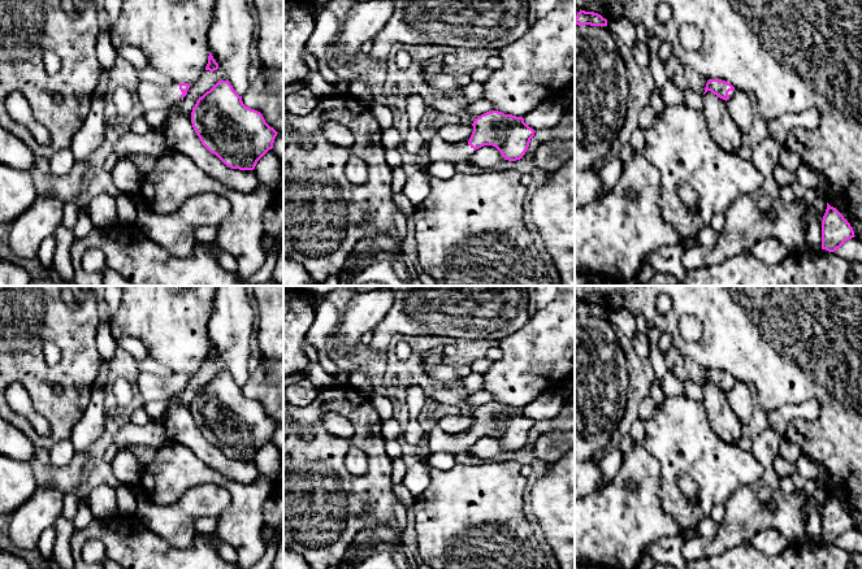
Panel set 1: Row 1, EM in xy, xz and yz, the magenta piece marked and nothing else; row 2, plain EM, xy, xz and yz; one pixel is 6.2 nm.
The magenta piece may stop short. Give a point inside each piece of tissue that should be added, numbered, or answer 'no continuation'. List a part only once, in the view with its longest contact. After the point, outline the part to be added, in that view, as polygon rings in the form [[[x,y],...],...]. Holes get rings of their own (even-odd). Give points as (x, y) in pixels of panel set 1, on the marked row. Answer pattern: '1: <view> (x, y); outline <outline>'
1: xy (152, 96); outline [[[139,81],[137,97],[146,110],[166,112],[173,104],[181,99],[179,83],[170,82],[168,84],[156,84],[147,81]]]

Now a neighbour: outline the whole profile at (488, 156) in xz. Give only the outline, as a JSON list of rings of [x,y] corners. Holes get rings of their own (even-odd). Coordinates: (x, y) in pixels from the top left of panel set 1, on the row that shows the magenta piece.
[[[484,145],[476,149],[467,160],[475,168],[491,169],[504,161],[502,153],[493,145]]]

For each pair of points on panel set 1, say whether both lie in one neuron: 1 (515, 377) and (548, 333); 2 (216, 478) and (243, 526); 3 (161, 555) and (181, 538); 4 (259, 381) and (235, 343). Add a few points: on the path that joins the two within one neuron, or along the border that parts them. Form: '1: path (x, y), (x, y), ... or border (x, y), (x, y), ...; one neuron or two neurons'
1: path (524, 366), (546, 343); one neuron
2: path (229, 485), (243, 499), (243, 513); one neuron
3: border (147, 528), (176, 547), (186, 547), (195, 538); two neurons
4: border (250, 374), (242, 387); two neurons

